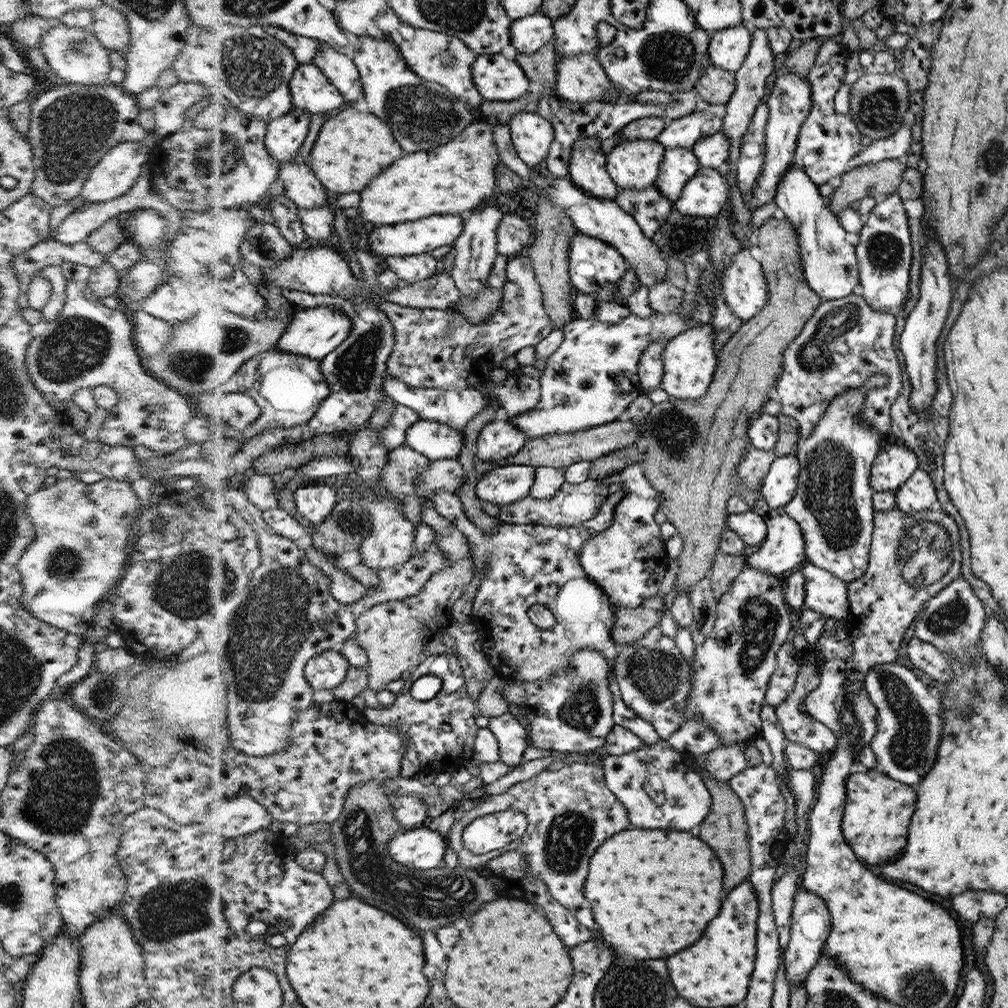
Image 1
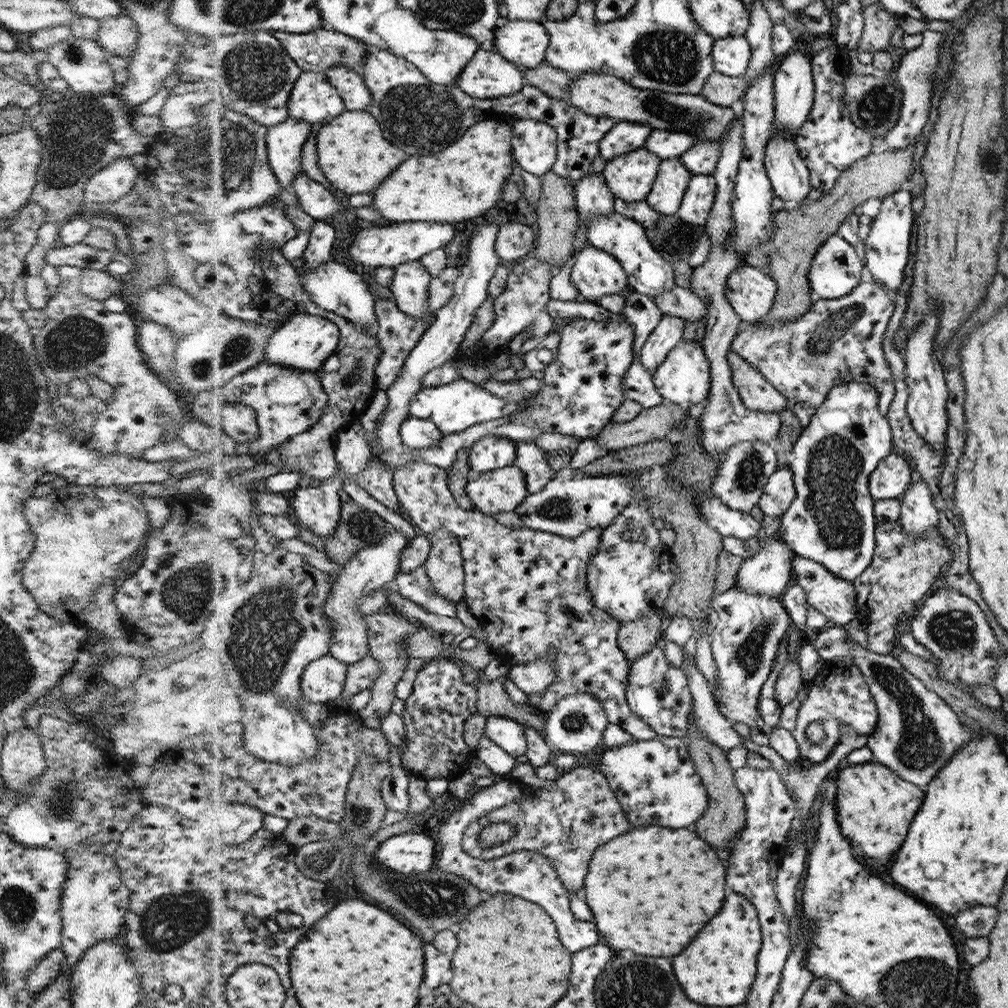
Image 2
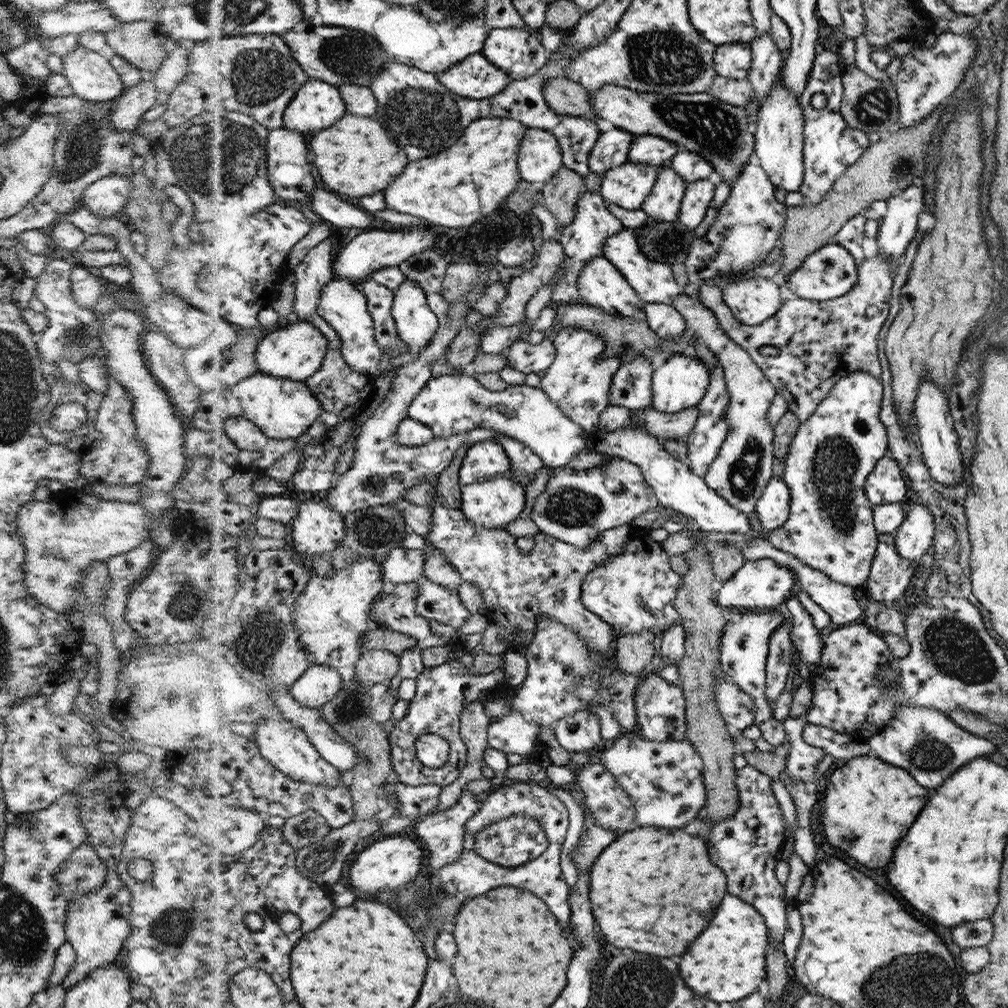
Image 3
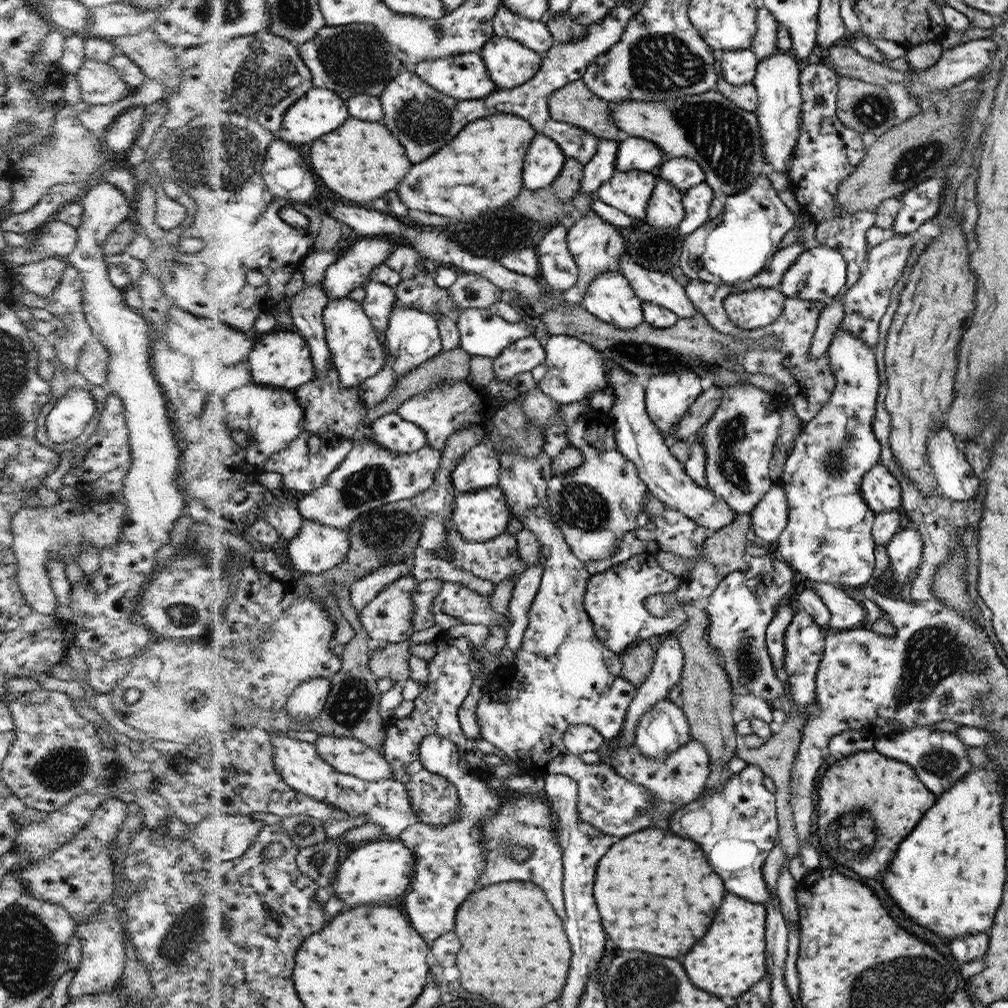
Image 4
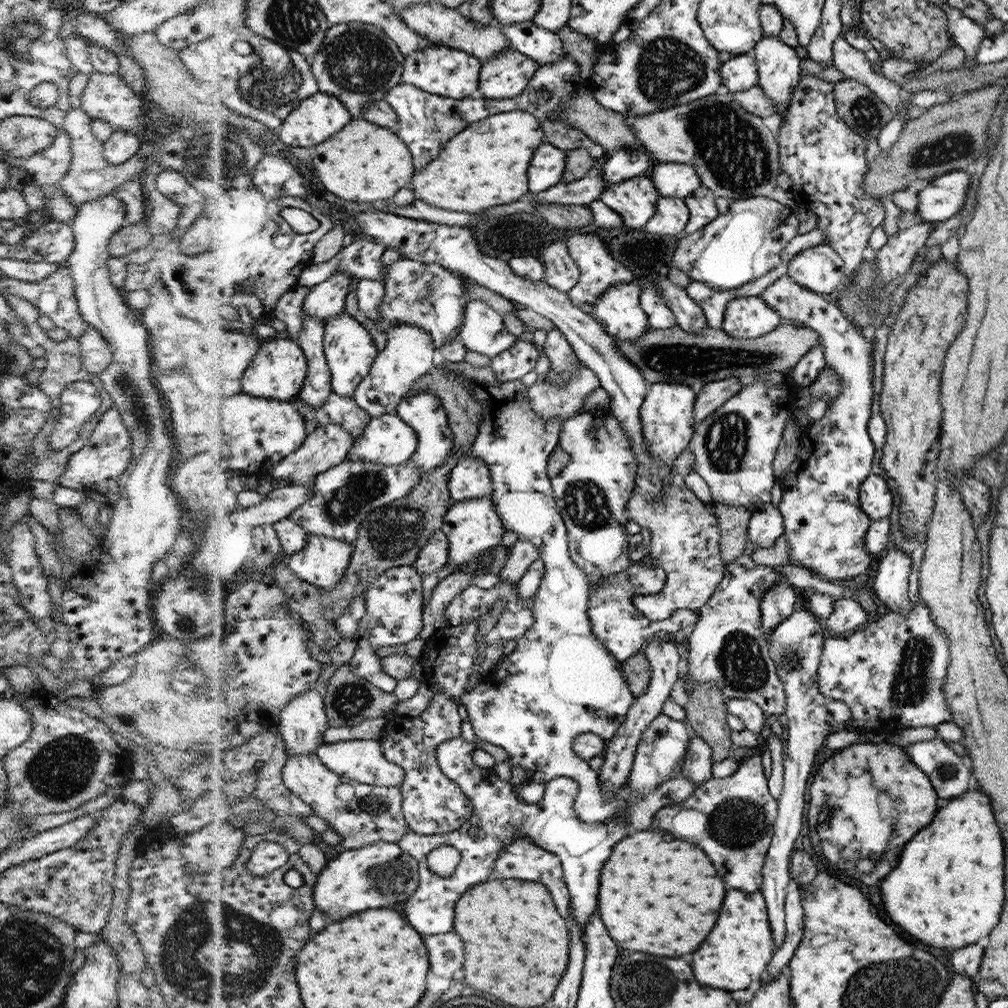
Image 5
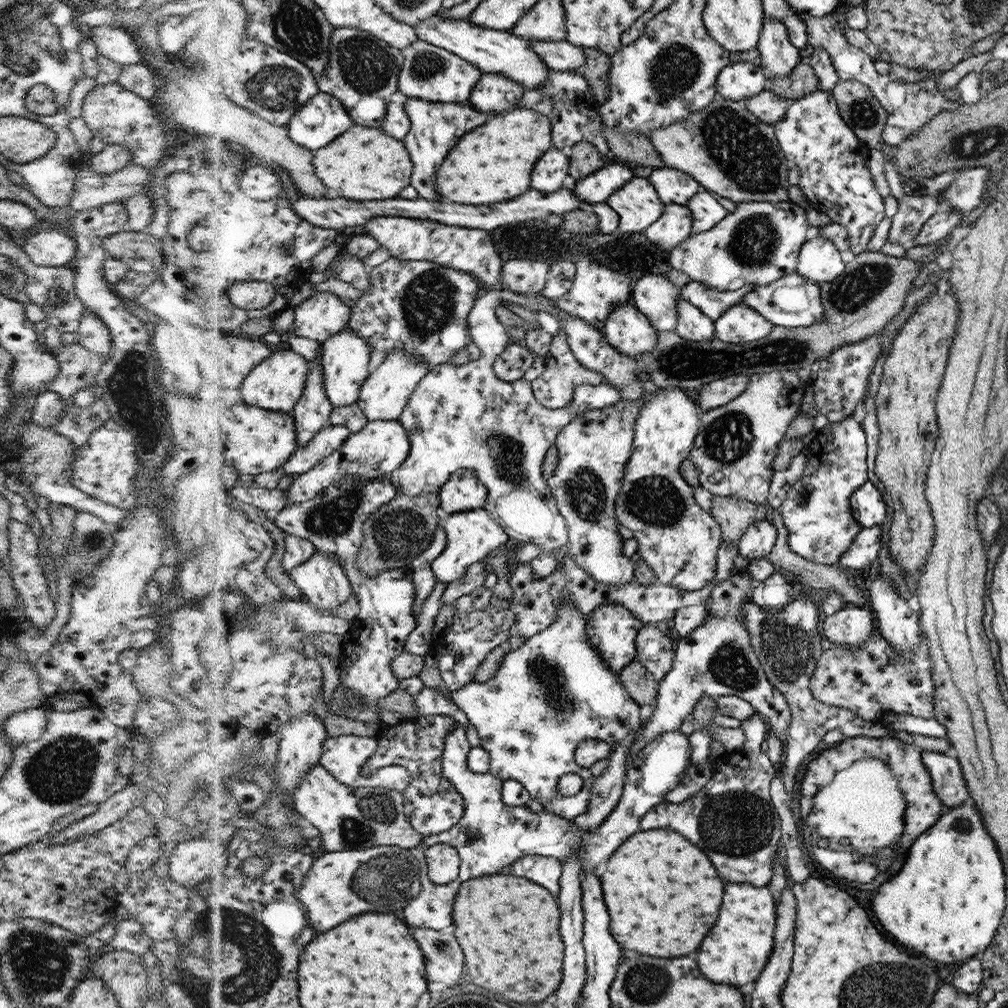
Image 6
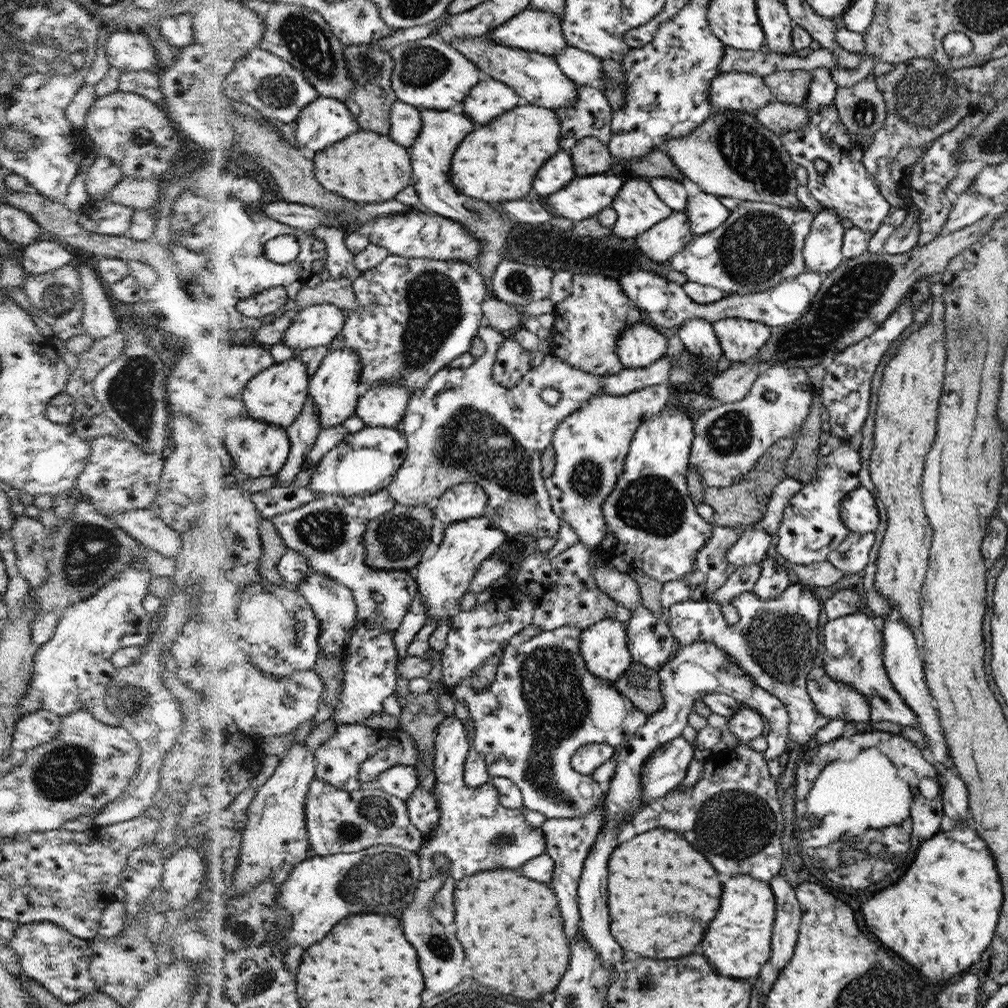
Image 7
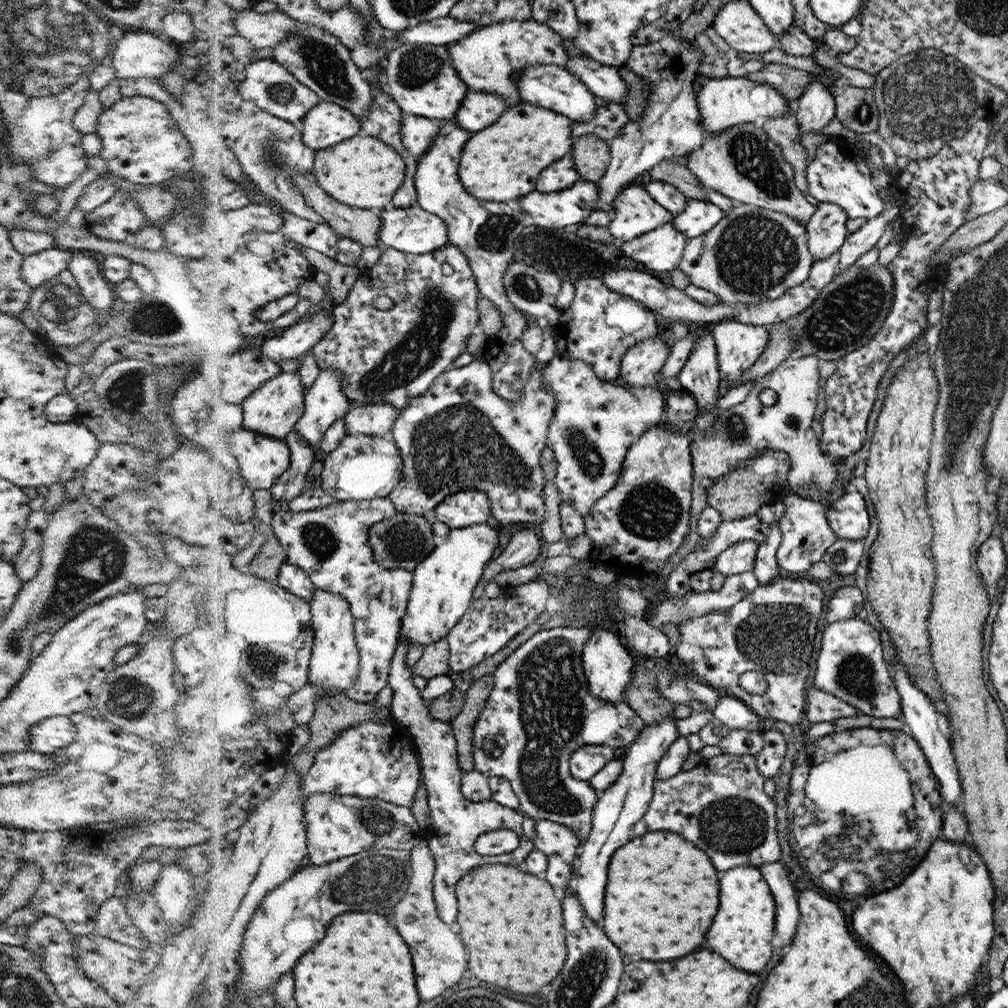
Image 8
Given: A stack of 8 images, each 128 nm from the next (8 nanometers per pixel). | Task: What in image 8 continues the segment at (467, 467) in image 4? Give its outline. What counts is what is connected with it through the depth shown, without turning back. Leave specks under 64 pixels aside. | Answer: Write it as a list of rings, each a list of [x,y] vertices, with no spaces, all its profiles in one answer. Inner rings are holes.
[[[470,489],[449,497],[436,511],[436,517],[453,529],[466,528],[487,522],[491,517],[491,498],[488,494]]]

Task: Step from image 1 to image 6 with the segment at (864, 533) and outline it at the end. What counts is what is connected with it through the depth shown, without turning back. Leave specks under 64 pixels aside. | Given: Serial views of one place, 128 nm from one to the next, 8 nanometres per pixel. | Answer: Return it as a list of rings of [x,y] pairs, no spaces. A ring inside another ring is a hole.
[[[794,272],[783,276],[775,282],[766,286],[755,287],[749,293],[746,293],[738,302],[754,308],[766,320],[770,320],[774,326],[781,326],[794,329],[796,327],[805,327],[814,323],[821,323],[825,308],[822,303],[822,290],[818,283],[808,280]],[[853,414],[840,423],[818,427],[806,441],[809,462],[803,475],[791,487],[779,512],[787,530],[788,548],[806,560],[838,565],[863,526],[851,511],[851,497],[870,480],[867,468],[867,437]]]

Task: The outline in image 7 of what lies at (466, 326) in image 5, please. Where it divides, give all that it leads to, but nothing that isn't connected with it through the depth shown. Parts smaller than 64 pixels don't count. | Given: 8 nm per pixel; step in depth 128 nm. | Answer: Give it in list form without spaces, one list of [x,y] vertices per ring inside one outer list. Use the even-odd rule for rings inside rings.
[[[483,316],[477,336],[484,341],[486,350],[482,357],[474,361],[474,364],[468,368],[447,366],[436,374],[428,387],[414,391],[406,418],[397,427],[408,440],[409,449],[404,466],[405,471],[399,474],[394,484],[389,487],[392,497],[396,498],[397,503],[408,505],[408,507],[427,505],[432,498],[440,499],[457,484],[474,482],[479,484],[487,494],[488,504],[484,512],[485,517],[502,528],[506,534],[509,536],[532,534],[538,539],[540,537],[558,538],[560,518],[552,508],[546,479],[541,473],[541,456],[547,446],[553,445],[554,435],[559,425],[592,396],[600,396],[600,394],[625,396],[650,386],[667,384],[668,375],[674,369],[672,361],[663,358],[650,367],[624,369],[616,375],[602,377],[572,368],[571,365],[548,354],[538,368],[528,372],[528,376],[524,376],[519,384],[510,390],[496,383],[492,375],[497,351],[506,340],[506,333],[490,328]],[[548,387],[560,393],[560,402],[556,406],[546,404],[540,396],[542,389],[548,389]],[[562,626],[558,629],[550,631],[541,631],[537,636],[534,636],[528,642],[518,648],[506,648],[497,667],[494,682],[479,693],[476,693],[472,687],[460,685],[455,692],[456,697],[460,698],[462,702],[468,707],[470,719],[475,723],[475,739],[473,749],[479,752],[486,761],[487,771],[491,777],[504,777],[510,779],[523,793],[523,806],[528,810],[534,810],[546,816],[546,818],[568,819],[568,818],[582,818],[595,810],[599,806],[601,798],[603,798],[603,789],[598,781],[594,780],[591,775],[584,775],[575,771],[571,764],[572,755],[575,754],[579,748],[586,747],[587,744],[604,743],[610,744],[615,748],[624,744],[635,735],[635,732],[644,726],[649,716],[642,709],[635,707],[623,693],[618,692],[614,682],[611,680],[604,680],[599,678],[587,668],[587,663],[583,659],[582,650],[580,649],[580,630],[577,626]]]

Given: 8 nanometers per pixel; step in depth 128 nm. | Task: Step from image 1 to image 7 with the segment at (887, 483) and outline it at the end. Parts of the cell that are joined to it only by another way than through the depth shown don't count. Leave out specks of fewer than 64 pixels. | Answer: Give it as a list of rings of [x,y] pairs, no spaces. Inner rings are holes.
[[[864,486],[852,490],[840,507],[839,515],[844,526],[854,534],[875,532],[880,524],[880,516],[873,493]]]

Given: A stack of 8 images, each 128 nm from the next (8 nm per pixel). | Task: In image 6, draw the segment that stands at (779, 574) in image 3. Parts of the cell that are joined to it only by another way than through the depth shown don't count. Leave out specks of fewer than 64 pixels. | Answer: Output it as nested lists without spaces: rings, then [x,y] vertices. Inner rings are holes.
[[[733,567],[730,578],[715,586],[711,592],[708,601],[711,612],[703,626],[685,638],[677,638],[672,668],[657,685],[658,694],[654,703],[656,709],[635,736],[630,747],[628,764],[632,755],[639,754],[659,734],[678,730],[685,718],[691,718],[695,704],[705,696],[732,695],[747,700],[755,708],[755,712],[770,724],[769,733],[780,738],[789,730],[791,709],[787,699],[780,689],[768,680],[743,622],[743,606],[752,601],[746,599],[750,584],[751,578],[745,568]]]

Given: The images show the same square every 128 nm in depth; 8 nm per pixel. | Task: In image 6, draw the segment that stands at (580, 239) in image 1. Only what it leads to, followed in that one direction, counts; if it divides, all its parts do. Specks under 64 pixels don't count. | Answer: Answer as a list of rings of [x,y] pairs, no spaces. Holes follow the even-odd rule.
[[[631,301],[615,306],[602,333],[616,350],[634,360],[655,350],[659,340],[651,321]]]

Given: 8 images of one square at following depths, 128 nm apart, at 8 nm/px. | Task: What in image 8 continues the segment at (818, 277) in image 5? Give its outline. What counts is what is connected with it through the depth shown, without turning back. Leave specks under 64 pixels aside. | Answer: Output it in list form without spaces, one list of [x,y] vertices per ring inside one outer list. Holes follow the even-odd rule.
[[[820,202],[816,214],[805,224],[807,245],[816,261],[831,257],[846,242],[847,212],[837,204]]]

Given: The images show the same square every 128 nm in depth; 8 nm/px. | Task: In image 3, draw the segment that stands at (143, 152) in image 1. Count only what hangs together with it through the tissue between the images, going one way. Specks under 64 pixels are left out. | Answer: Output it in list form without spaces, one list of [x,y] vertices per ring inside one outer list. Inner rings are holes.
[[[118,175],[104,177],[85,188],[80,204],[96,216],[122,217],[131,190],[132,183],[128,177]]]

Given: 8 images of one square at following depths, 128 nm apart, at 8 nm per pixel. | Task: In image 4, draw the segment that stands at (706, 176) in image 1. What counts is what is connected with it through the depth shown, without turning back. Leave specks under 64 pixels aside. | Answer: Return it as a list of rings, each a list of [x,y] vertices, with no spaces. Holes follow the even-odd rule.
[[[701,182],[683,192],[683,207],[685,218],[678,226],[685,236],[692,234],[706,223],[711,214],[710,204],[714,198],[714,189],[710,184]]]

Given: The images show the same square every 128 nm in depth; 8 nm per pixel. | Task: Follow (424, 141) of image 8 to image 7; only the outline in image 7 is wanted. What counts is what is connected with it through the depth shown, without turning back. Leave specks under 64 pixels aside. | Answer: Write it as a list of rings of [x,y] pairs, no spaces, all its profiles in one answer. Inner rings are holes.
[[[399,100],[394,105],[391,119],[393,122],[391,137],[406,148],[412,148],[424,130],[422,111]]]

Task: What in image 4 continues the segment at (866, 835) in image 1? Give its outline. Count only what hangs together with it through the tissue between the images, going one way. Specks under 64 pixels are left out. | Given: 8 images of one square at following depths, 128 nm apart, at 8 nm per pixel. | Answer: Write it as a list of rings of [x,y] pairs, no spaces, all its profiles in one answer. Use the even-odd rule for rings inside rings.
[[[875,748],[859,750],[839,758],[828,768],[816,788],[818,790],[818,804],[815,805],[818,810],[816,834],[820,836],[820,840],[824,840],[826,846],[828,846],[826,840],[828,826],[830,822],[836,822],[838,816],[848,812],[856,814],[870,812],[870,816],[874,818],[878,826],[878,838],[868,858],[844,862],[846,856],[842,856],[842,864],[846,864],[864,878],[874,878],[886,870],[886,866],[896,856],[896,846],[914,830],[914,826],[922,820],[926,810],[930,810],[938,799],[938,796],[919,779],[912,765],[893,759]]]

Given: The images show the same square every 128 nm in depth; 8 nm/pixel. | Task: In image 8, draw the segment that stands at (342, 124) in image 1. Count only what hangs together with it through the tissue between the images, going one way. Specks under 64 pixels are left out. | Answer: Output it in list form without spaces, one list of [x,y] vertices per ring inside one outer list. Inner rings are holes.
[[[362,134],[330,148],[318,151],[314,172],[319,183],[336,200],[356,208],[384,211],[404,186],[408,162],[396,148],[376,136]]]

